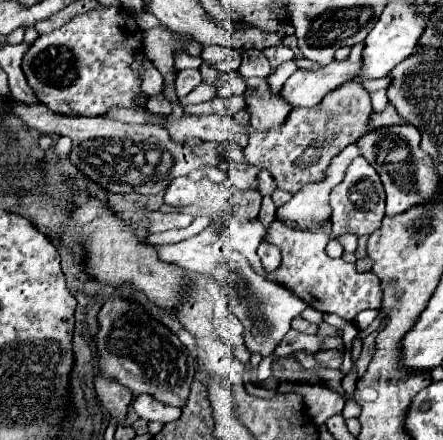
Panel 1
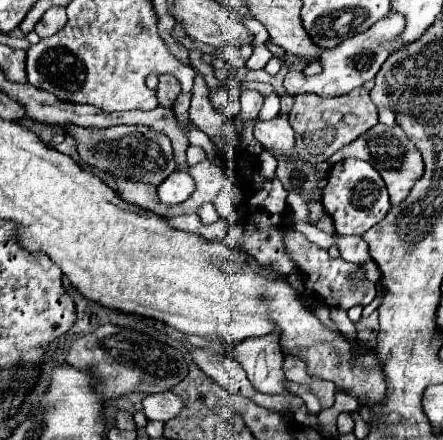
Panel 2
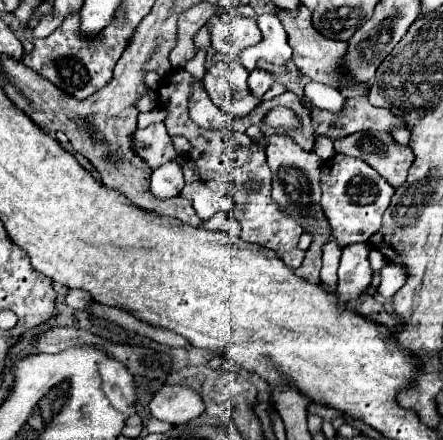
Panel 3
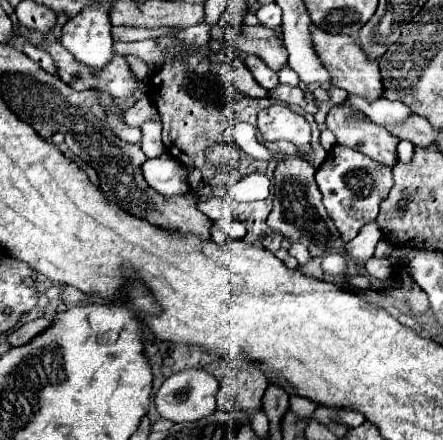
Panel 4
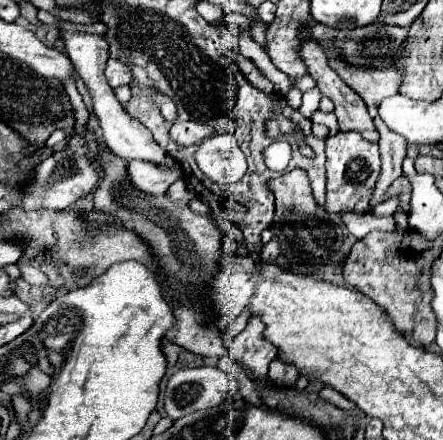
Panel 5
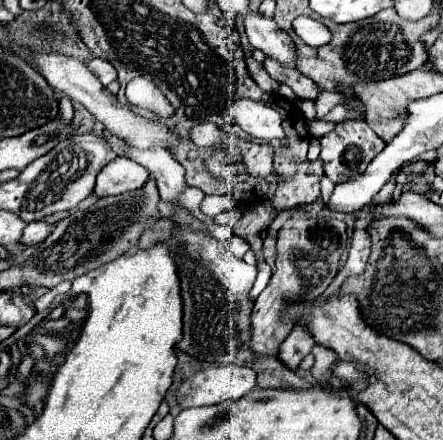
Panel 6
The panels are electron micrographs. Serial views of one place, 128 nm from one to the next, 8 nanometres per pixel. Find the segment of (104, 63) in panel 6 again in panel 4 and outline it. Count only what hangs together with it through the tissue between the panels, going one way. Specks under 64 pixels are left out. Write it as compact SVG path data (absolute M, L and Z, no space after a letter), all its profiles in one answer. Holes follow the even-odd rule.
M114 54L114 58L100 70L94 72L92 78L94 88L98 90L106 90L112 96L132 96L132 92L136 92L136 80L130 72L130 68L126 66L124 56ZM156 114L154 119L145 122L141 126L141 130L141 148L147 158L153 159L160 156L164 148L161 140L162 121L160 114Z

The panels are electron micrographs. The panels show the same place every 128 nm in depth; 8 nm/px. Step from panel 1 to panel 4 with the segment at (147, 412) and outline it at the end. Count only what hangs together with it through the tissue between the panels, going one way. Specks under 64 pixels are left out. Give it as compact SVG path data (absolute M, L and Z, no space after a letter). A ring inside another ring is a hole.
M202 368L196 370L182 370L174 376L170 376L168 380L164 380L164 384L160 386L158 394L156 394L156 410L162 418L172 420L172 422L194 422L200 418L210 416L216 410L216 392L218 392L220 384L218 380L204 372Z

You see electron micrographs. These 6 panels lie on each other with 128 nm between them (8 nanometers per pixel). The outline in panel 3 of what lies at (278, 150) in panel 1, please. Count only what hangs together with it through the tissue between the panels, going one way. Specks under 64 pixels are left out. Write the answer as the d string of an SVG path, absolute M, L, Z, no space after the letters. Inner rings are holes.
M306 96L302 98L302 106L310 112L316 138L328 136L330 140L338 140L354 132L364 130L388 132L392 126L406 126L398 116L392 116L392 112L388 112L386 108L372 106L366 96L348 98L340 112L320 110Z

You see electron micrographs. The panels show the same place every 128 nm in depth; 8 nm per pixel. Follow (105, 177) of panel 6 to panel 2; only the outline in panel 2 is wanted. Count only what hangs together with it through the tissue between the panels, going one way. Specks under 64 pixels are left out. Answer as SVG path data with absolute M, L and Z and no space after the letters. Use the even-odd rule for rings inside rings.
M176 170L172 176L168 176L168 180L164 180L158 186L158 198L164 204L180 204L180 202L188 200L194 190L196 190L196 184L194 184L192 176L188 172Z

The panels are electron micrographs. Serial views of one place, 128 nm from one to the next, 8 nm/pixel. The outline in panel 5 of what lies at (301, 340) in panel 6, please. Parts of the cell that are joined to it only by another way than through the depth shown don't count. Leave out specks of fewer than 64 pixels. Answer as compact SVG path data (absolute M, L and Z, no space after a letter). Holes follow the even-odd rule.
M278 358L270 364L270 372L268 372L268 382L280 388L294 388L298 380L298 370L294 366L288 366L284 362L280 362Z

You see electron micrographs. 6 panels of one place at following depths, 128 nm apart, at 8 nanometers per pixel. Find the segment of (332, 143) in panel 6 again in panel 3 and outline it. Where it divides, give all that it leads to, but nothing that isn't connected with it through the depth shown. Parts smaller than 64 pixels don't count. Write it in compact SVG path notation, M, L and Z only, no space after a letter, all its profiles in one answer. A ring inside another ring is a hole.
M332 156L322 166L322 210L332 224L340 246L368 242L368 238L380 230L380 220L392 194L394 190L390 184L360 158Z

